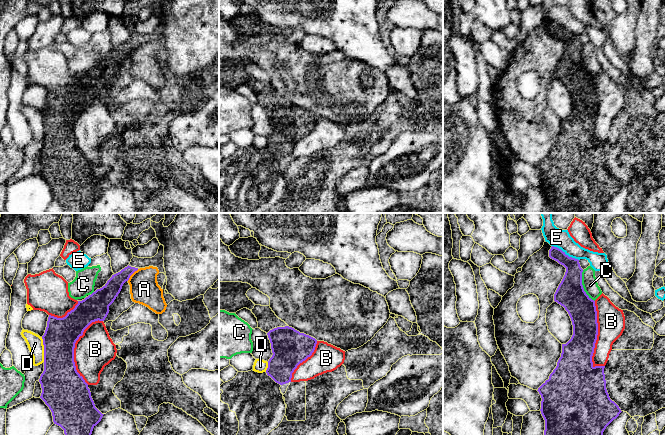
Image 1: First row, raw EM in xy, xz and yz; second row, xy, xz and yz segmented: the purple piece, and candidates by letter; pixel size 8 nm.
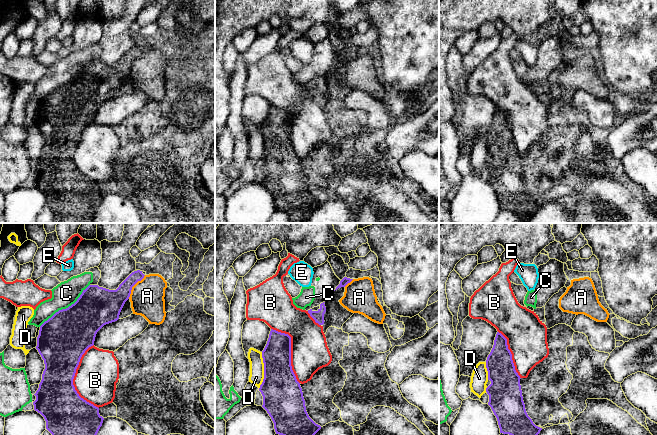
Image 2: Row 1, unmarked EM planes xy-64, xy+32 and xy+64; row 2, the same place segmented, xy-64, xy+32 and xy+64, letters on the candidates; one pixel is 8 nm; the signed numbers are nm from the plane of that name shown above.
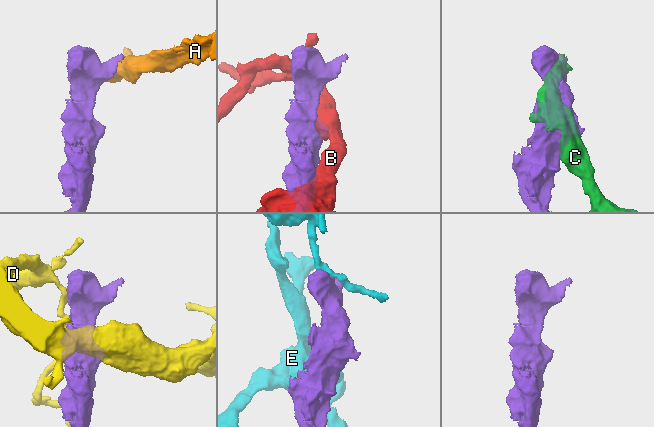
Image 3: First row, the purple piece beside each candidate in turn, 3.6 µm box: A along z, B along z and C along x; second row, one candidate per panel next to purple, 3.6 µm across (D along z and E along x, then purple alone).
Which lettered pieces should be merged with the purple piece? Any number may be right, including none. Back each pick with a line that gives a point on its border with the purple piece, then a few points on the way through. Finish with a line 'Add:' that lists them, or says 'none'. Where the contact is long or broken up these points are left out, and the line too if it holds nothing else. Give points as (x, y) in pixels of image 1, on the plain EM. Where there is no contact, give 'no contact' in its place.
Add: none

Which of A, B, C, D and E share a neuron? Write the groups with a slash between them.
A / B / C / D / E

